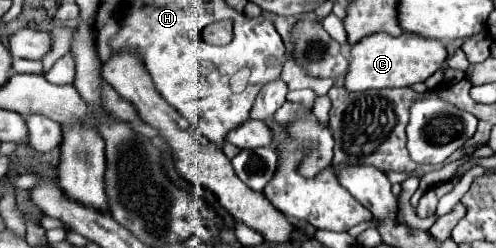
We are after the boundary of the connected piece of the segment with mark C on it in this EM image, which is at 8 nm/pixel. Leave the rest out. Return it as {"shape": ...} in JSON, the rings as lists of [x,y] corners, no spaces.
{"shape":[[[375,33],[363,37],[351,49],[351,63],[343,77],[343,85],[349,91],[367,91],[367,89],[385,89],[385,87],[409,87],[431,77],[447,61],[447,49],[439,39],[425,39],[423,35],[403,33],[391,37],[387,33]]]}

